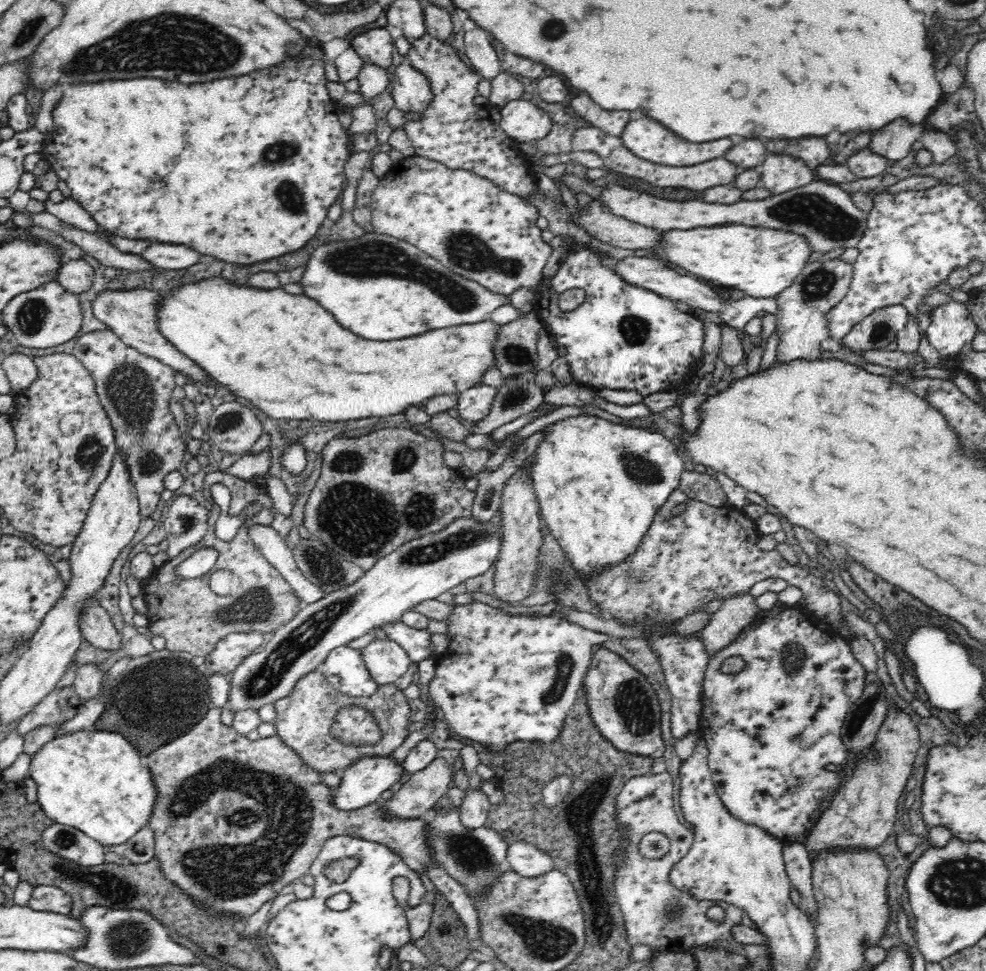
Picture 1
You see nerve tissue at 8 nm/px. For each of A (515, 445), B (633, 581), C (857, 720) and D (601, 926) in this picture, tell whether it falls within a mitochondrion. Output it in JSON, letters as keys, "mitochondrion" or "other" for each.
{"A":"other","B":"mitochondrion","C":"mitochondrion","D":"mitochondrion"}

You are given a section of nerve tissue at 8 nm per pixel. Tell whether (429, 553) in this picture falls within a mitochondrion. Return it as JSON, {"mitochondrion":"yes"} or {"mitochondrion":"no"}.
{"mitochondrion":"yes"}

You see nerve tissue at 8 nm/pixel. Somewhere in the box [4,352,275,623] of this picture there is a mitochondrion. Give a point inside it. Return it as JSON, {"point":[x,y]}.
{"point":[129,389]}

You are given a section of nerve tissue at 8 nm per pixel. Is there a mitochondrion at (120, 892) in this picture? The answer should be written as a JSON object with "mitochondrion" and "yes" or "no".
{"mitochondrion":"yes"}

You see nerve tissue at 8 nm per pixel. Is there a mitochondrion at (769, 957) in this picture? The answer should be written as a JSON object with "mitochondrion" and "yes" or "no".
{"mitochondrion":"no"}

